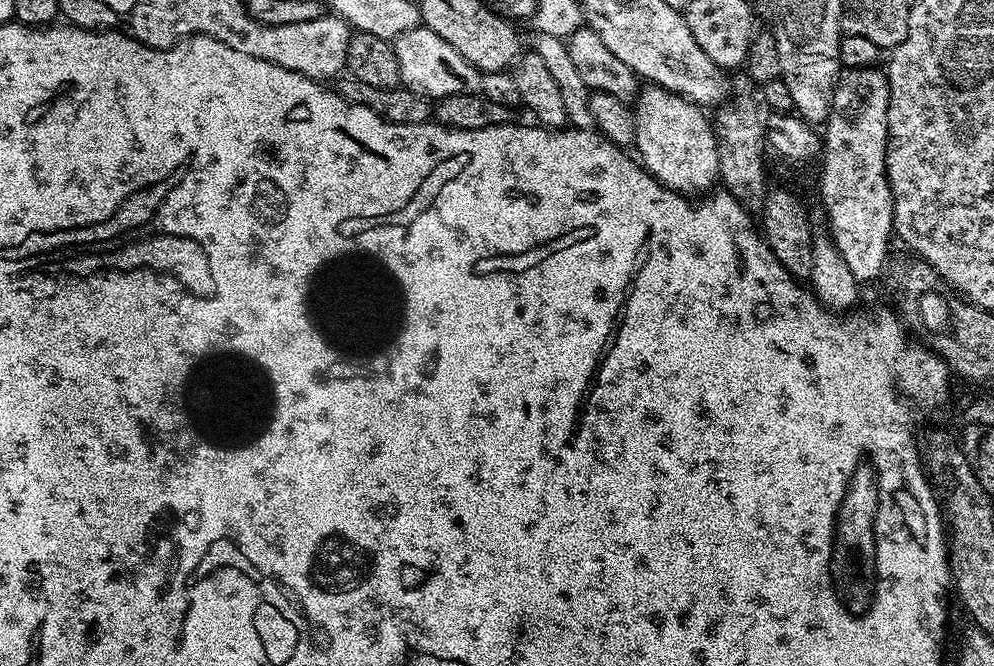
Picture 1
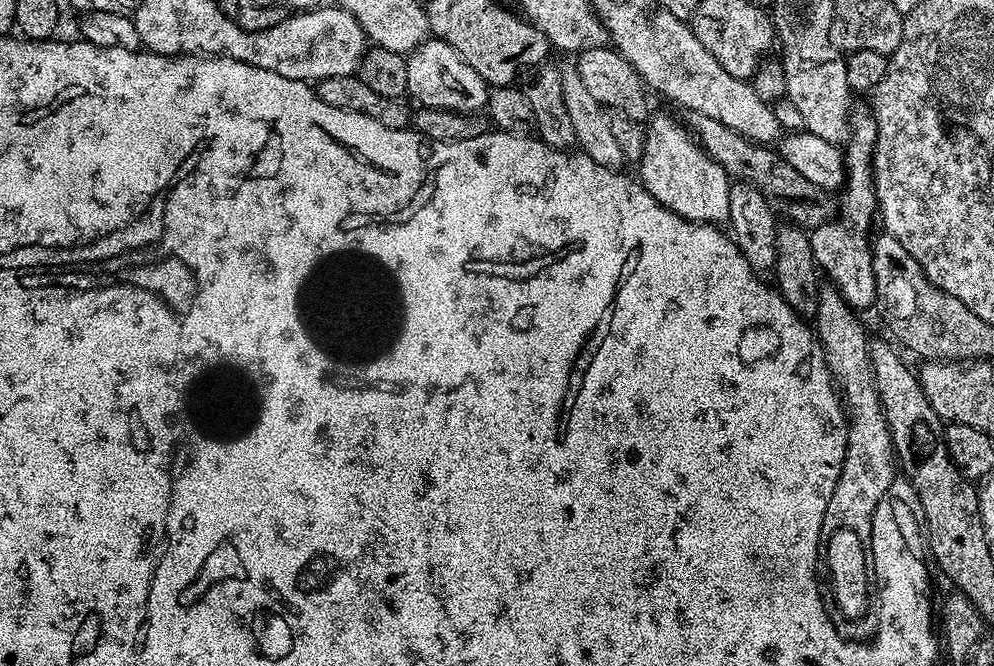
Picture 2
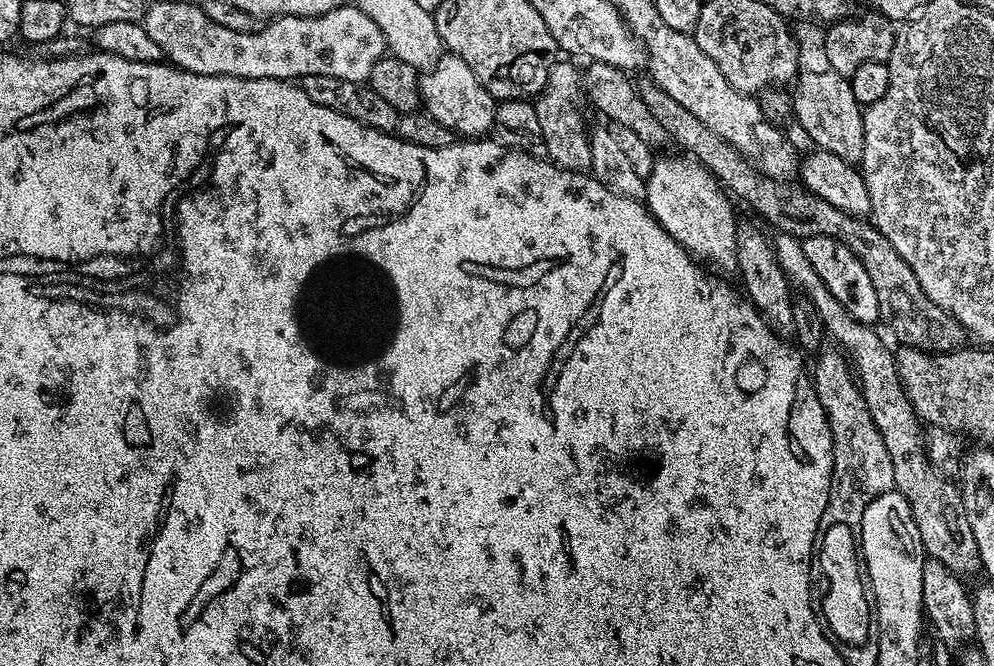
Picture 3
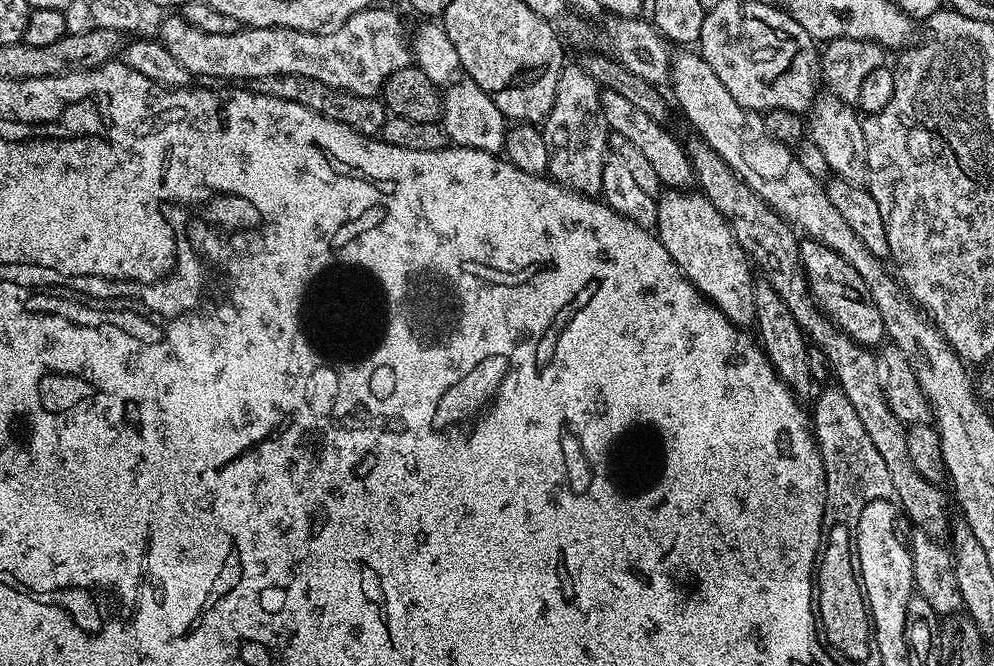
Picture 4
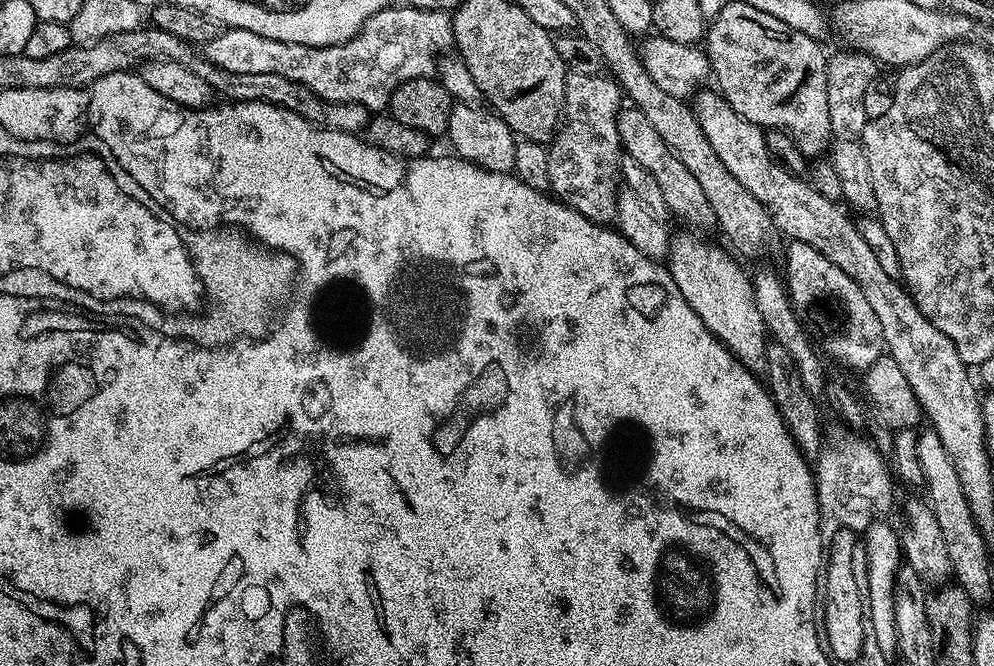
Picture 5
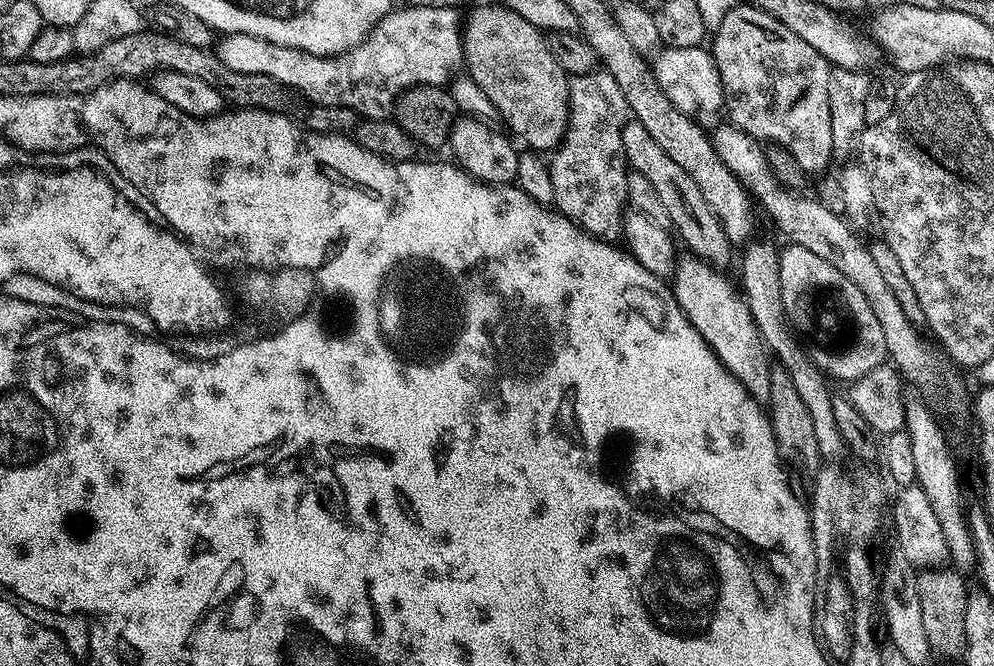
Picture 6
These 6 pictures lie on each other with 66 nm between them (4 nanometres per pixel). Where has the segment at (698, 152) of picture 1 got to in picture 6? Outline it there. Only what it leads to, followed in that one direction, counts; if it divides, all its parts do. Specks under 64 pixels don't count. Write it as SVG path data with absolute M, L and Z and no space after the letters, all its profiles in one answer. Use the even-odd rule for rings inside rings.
M695 258L681 259L672 277L672 289L678 306L686 318L702 334L706 346L726 366L728 373L745 388L755 400L767 402L770 398L770 353L764 347L758 326L744 303L741 293L721 277L711 264Z

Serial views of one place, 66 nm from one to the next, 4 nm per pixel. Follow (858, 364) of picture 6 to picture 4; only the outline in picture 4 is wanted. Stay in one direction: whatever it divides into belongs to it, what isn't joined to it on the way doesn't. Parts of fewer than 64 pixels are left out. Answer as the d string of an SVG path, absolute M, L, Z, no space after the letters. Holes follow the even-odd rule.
M801 239L800 257L813 301L834 321L837 328L854 342L865 346L879 345L886 336L882 314L878 314L866 290L866 282L862 282L858 270L854 270L850 262L846 262L838 253L822 246L817 240Z

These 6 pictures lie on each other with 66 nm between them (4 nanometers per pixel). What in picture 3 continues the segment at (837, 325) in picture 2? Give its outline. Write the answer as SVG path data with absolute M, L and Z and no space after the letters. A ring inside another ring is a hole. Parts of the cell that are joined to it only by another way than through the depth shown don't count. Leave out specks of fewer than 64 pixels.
M821 351L818 356L820 365L815 372L817 377L824 376L824 388L828 391L828 396L823 397L824 411L828 414L832 431L832 485L820 526L836 524L842 530L856 534L864 521L866 506L882 494L893 491L894 462L890 462L886 442L882 442L882 434L878 434L874 418L870 418L870 410L866 410L866 402L850 371L849 361L836 352Z

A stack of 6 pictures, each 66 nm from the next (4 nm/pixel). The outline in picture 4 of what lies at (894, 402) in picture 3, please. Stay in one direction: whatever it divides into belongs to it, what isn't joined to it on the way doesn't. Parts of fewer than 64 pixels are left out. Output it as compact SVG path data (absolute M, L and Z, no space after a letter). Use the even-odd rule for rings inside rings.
M692 138L692 141L687 141L686 151L699 191L703 192L704 197L712 203L714 210L718 210L718 214L726 218L730 230L734 230L734 238L738 238L749 261L759 271L760 268L764 271L761 272L763 279L767 280L771 288L778 290L778 298L782 298L790 314L794 314L794 322L798 322L798 326L810 337L813 345L825 352L834 380L836 376L835 383L840 392L846 394L846 398L850 398L850 406L854 406L854 414L858 414L866 434L870 434L870 442L874 442L878 454L882 454L882 462L886 462L892 490L903 515L911 523L913 520L916 523L915 527L927 536L943 537L943 532L945 535L949 531L950 519L948 520L948 500L940 489L942 487L939 483L927 481L908 458L908 428L892 413L882 386L878 386L876 352L871 347L850 339L814 303L802 266L801 237L797 229L793 228L787 220L783 220L758 194L754 194L754 190L750 190L750 186L746 186L746 182L741 180L730 166L726 166L726 162L722 162L722 158L707 142Z

